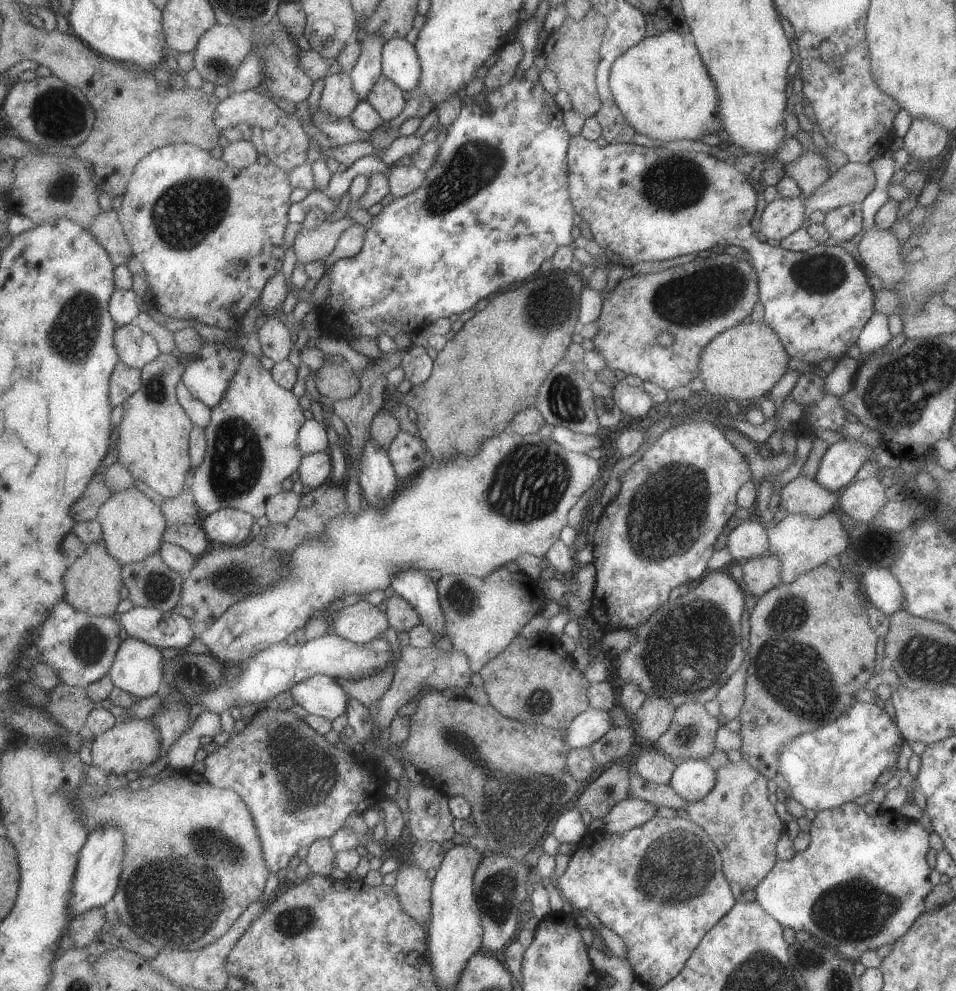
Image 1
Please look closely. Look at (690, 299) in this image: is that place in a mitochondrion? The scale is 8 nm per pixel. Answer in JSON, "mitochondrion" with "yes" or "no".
{"mitochondrion":"yes"}

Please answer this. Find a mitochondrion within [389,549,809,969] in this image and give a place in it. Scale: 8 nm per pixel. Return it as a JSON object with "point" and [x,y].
{"point":[685,648]}

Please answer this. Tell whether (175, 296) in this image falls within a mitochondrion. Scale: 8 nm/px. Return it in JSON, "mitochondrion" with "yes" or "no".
{"mitochondrion":"no"}

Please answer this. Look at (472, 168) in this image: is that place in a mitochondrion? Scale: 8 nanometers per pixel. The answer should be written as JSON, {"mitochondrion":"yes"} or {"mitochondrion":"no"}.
{"mitochondrion":"yes"}

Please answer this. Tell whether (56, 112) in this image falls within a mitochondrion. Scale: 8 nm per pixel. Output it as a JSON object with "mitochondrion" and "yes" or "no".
{"mitochondrion":"yes"}

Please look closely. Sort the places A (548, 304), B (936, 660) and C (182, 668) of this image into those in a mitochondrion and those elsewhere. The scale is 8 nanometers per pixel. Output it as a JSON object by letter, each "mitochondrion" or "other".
{"A":"mitochondrion","B":"mitochondrion","C":"other"}

